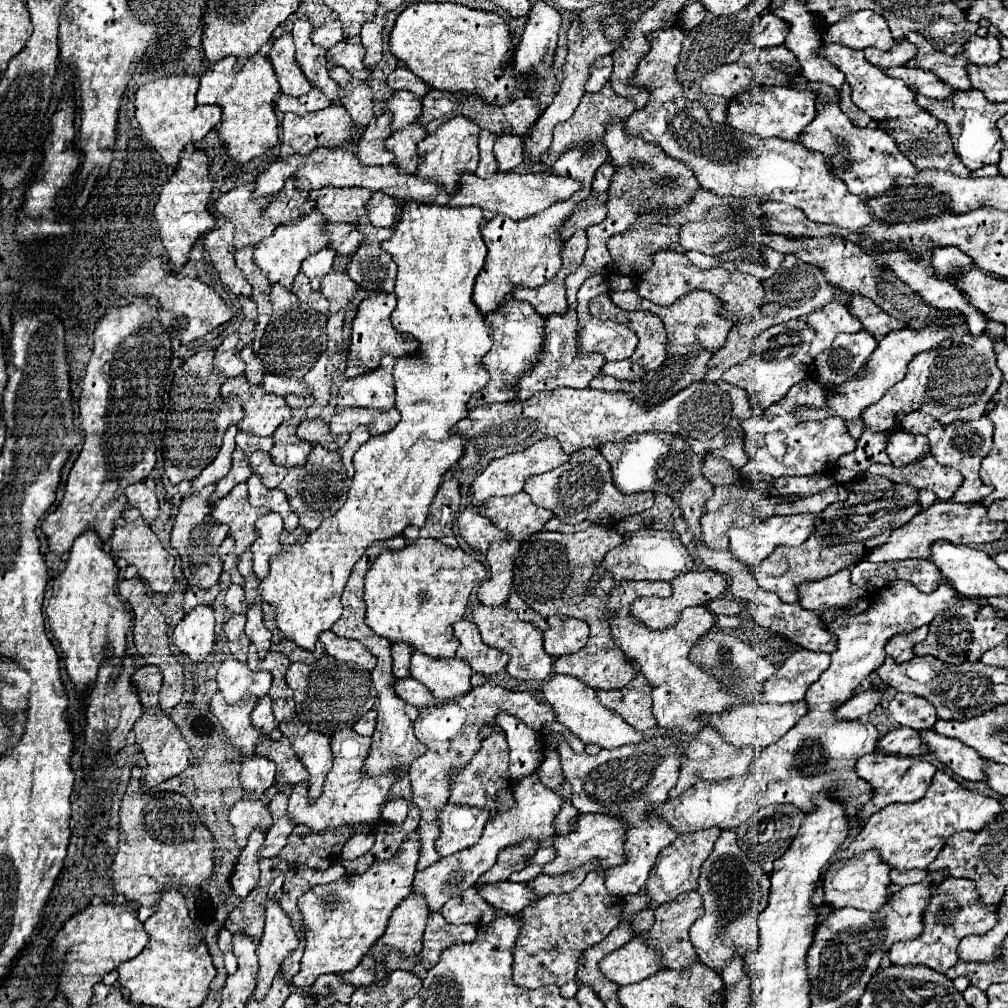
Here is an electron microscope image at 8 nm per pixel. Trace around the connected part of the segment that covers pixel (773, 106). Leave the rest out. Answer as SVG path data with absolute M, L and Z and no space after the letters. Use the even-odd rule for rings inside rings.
M757 87L753 95L743 99L735 97L729 103L727 123L743 133L793 141L797 135L801 135L803 127L813 121L815 115L815 95L811 91L799 91L795 87Z

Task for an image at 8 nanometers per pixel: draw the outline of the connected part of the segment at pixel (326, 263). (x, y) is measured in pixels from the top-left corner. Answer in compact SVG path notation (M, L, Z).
M321 249L319 253L313 253L311 257L307 257L301 265L301 273L309 277L311 289L317 291L321 285L321 279L325 277L325 273L331 271L333 267L333 257L335 253L331 249Z

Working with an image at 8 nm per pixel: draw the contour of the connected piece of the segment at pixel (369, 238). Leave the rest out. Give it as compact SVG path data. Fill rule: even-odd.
M359 221L359 231L363 231L363 241L349 259L347 275L365 291L393 293L397 265L393 263L389 253L379 247L381 241L393 235L393 229L379 229L371 223Z

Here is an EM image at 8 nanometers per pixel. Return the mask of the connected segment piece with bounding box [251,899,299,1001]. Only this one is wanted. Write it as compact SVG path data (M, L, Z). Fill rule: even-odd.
M277 901L267 903L267 917L265 917L265 931L261 937L261 943L257 947L259 957L259 973L257 973L257 987L251 995L251 999L261 1001L271 983L273 977L279 973L283 961L297 949L297 935L291 927L291 919L285 915L285 911L279 907Z

